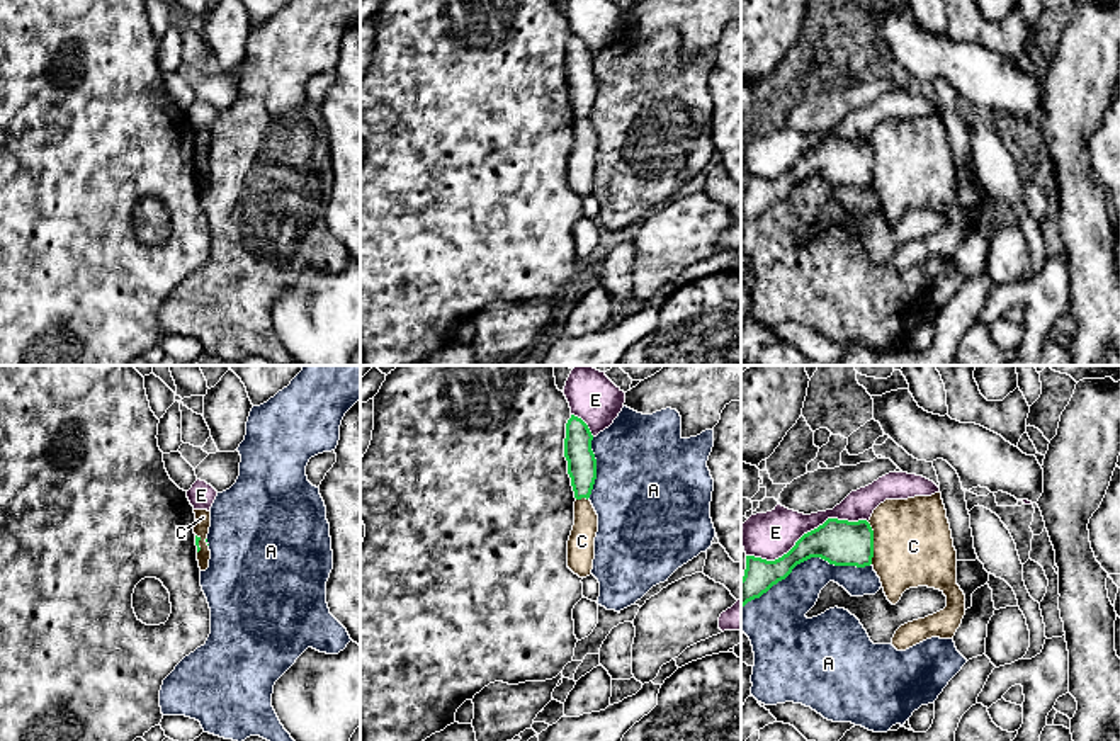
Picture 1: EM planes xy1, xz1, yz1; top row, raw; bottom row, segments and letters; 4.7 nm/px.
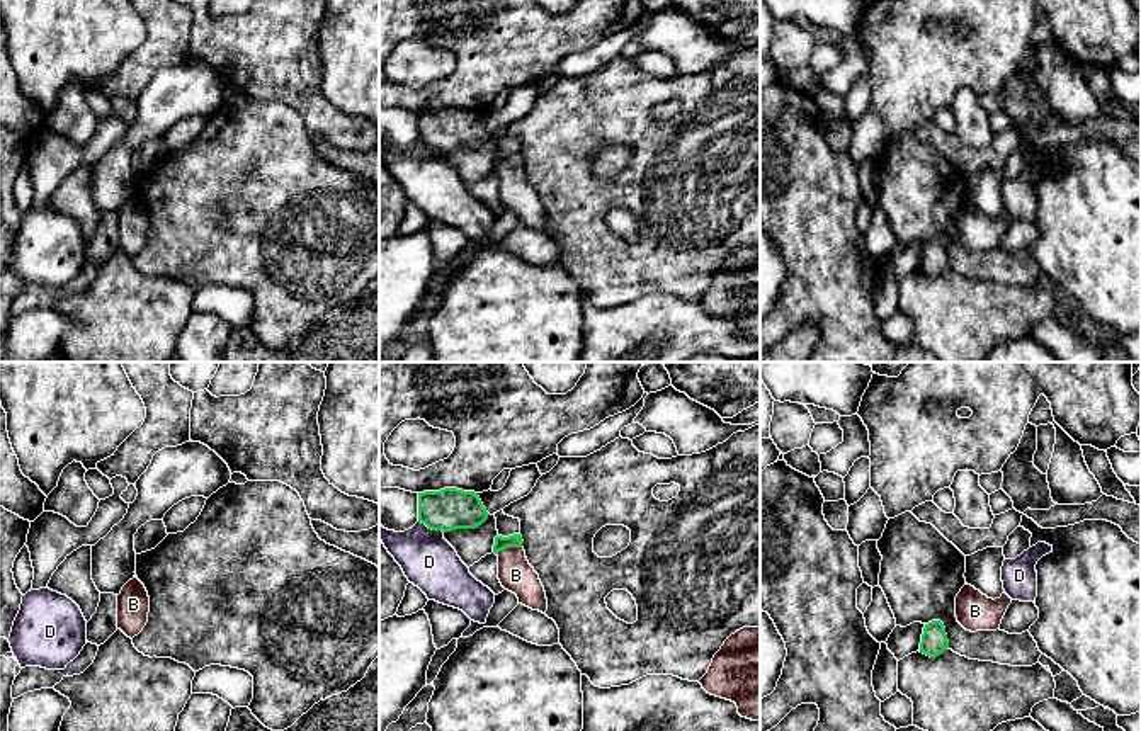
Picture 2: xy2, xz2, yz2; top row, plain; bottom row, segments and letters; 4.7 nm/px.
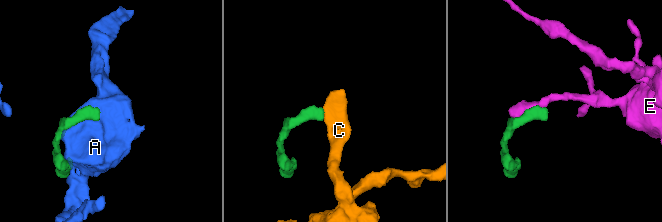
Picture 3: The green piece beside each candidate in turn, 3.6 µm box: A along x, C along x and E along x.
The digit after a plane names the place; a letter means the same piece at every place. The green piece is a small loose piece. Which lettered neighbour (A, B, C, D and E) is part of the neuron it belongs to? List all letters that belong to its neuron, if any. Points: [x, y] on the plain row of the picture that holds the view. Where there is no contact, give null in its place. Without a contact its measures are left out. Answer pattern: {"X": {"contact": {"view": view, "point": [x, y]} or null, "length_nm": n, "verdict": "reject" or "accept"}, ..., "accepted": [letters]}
{"A": {"contact": {"view": "yz1", "point": [806, 179]}, "length_nm": 650, "verdict": "reject"}, "B": {"contact": {"view": "xz2", "point": [509, 165]}, "length_nm": 130, "verdict": "accept"}, "C": {"contact": {"view": "yz1", "point": [872, 162]}, "length_nm": 200, "verdict": "reject"}, "D": {"contact": {"view": "xz2", "point": [431, 147]}, "length_nm": 130, "verdict": "reject"}, "E": {"contact": {"view": "yz1", "point": [808, 152]}, "length_nm": 600, "verdict": "reject"}, "accepted": ["B"]}

